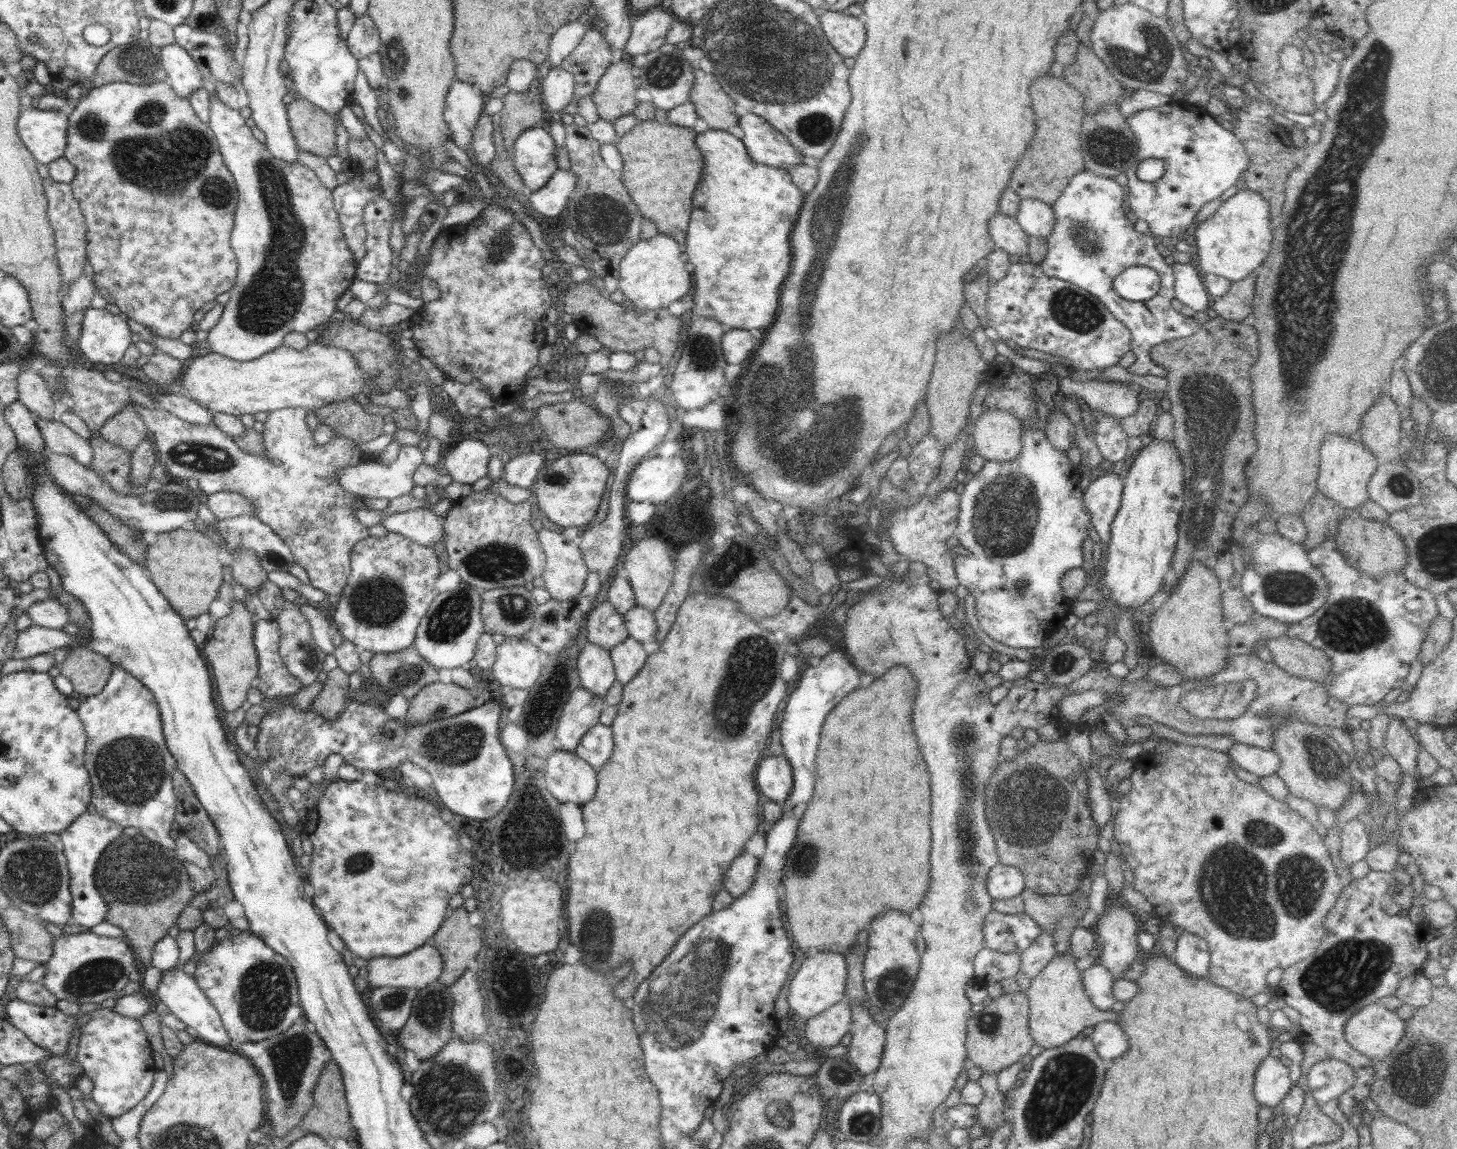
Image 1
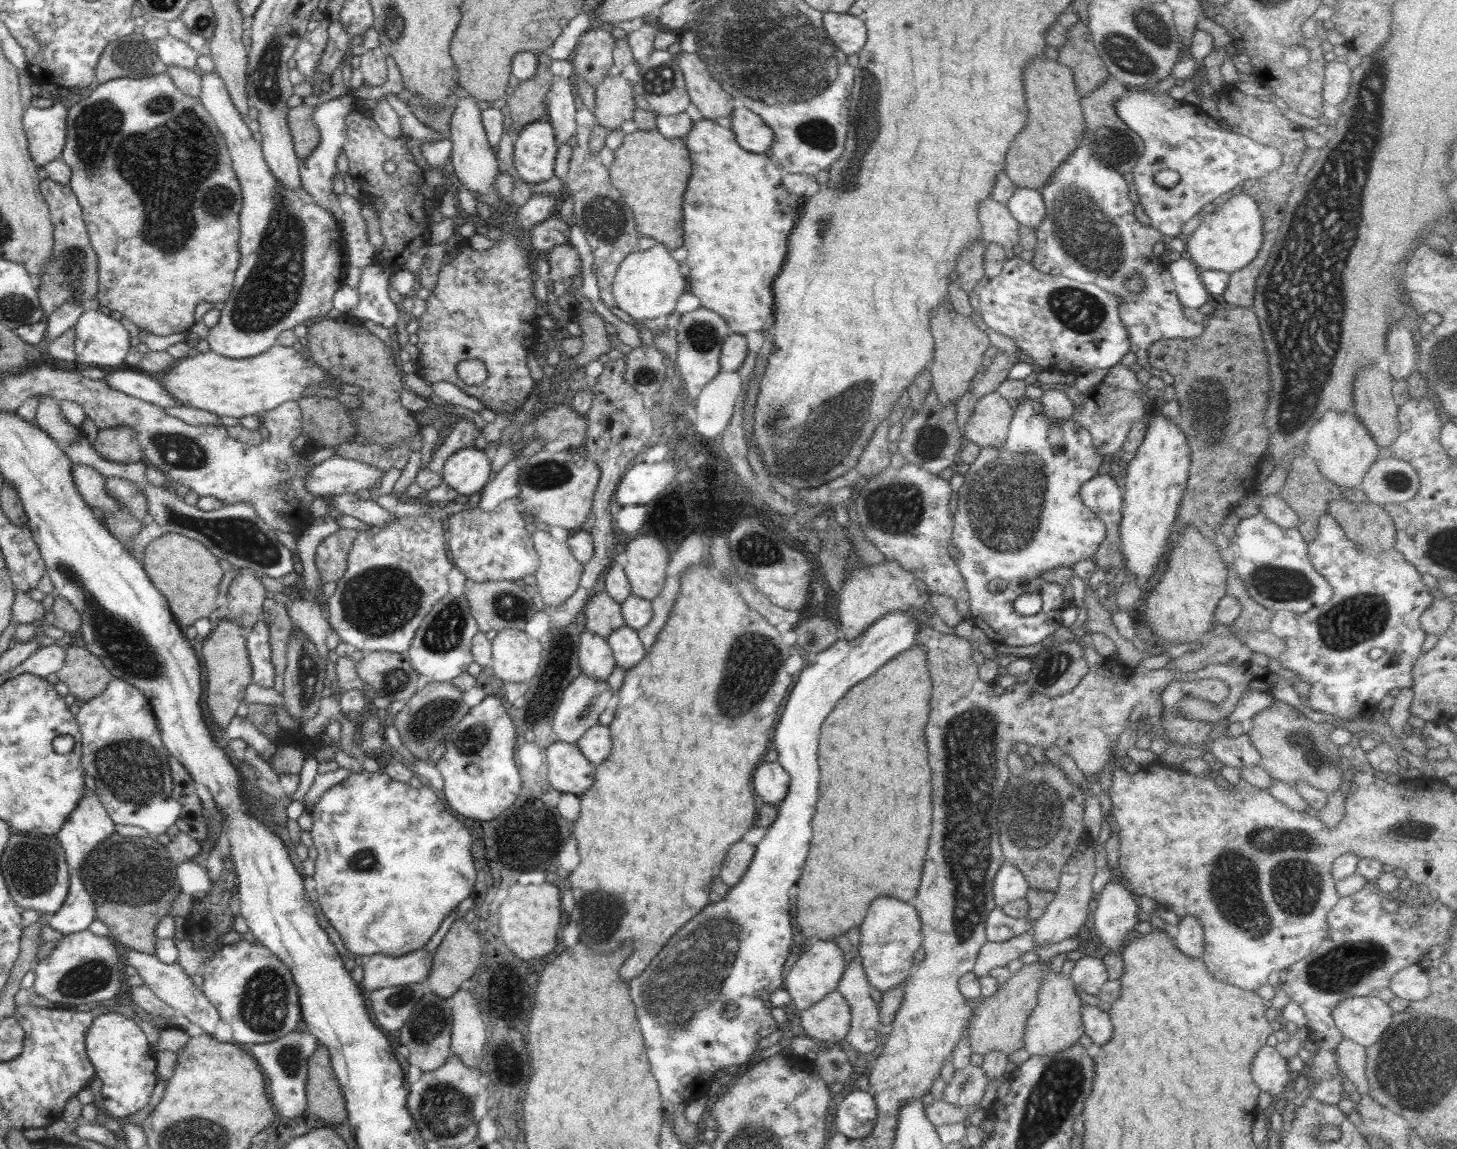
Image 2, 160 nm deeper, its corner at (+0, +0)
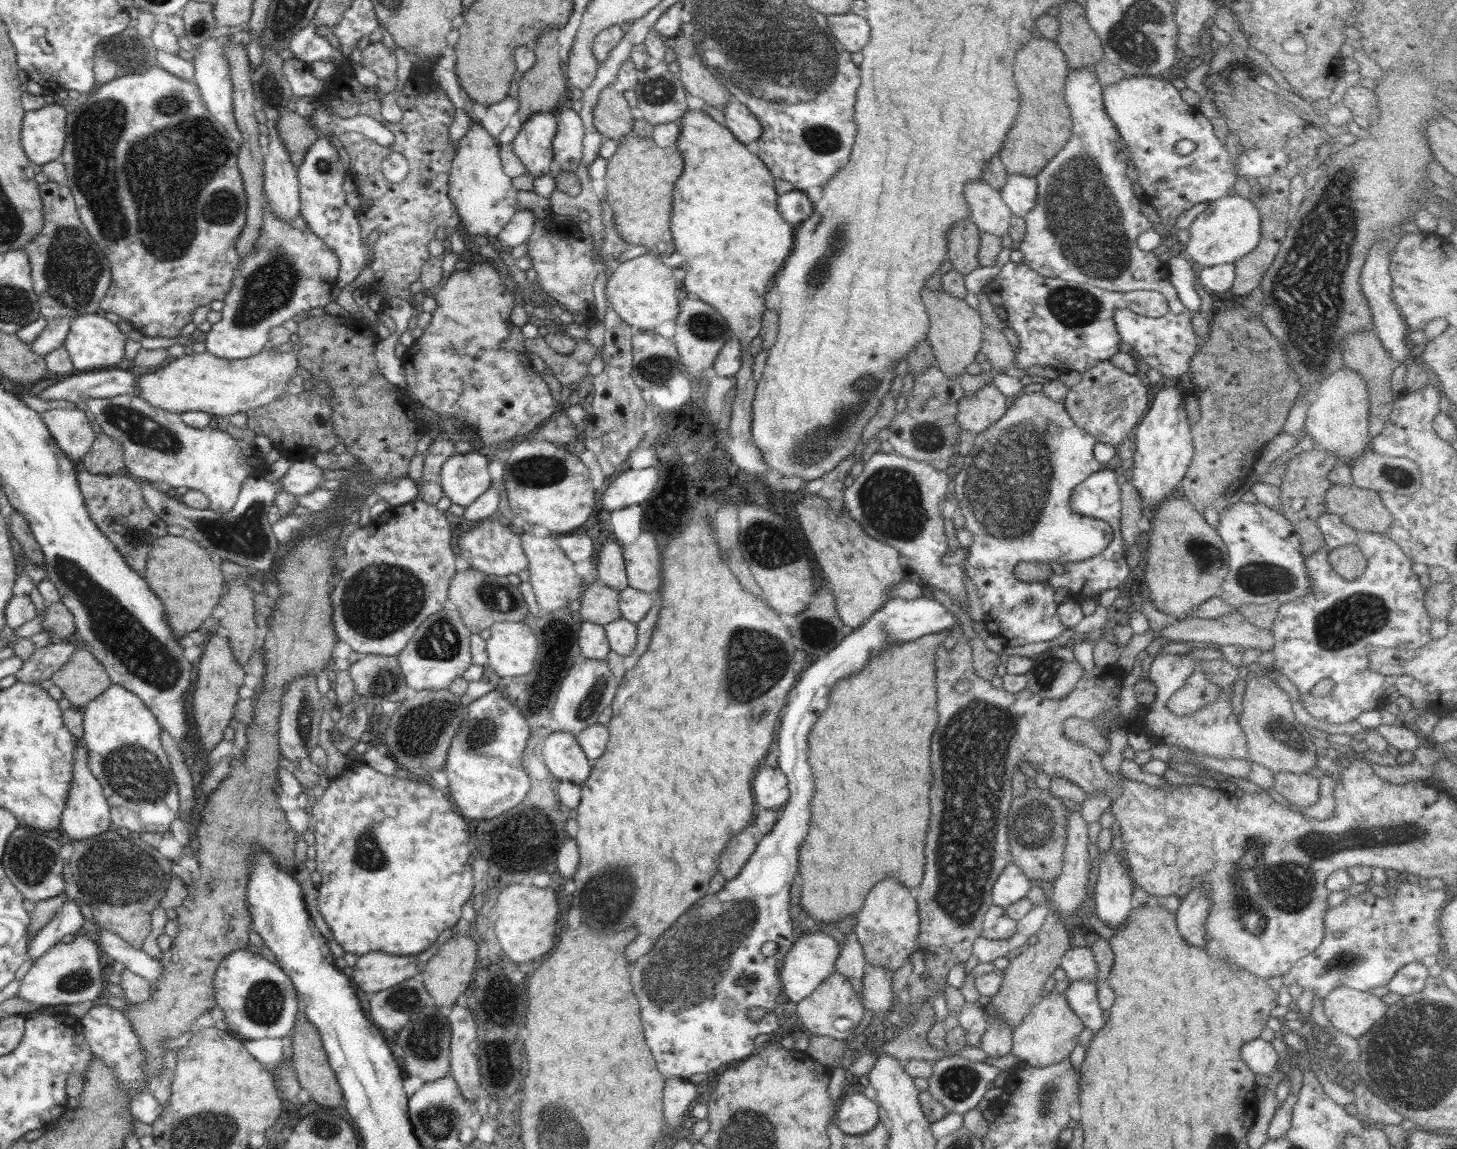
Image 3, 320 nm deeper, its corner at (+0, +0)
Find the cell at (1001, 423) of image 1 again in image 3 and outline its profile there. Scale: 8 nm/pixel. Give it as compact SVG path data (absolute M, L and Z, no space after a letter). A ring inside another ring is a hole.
M984 384L972 396L962 396L958 401L956 419L961 430L975 436L986 432L996 424L1009 407L1009 399L1000 393L993 384Z

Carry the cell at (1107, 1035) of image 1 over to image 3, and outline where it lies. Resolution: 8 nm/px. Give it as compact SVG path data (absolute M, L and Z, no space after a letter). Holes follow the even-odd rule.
M1074 980L1063 993L1082 1024L1094 1033L1104 1026L1107 1014L1099 1005L1098 986L1097 980Z

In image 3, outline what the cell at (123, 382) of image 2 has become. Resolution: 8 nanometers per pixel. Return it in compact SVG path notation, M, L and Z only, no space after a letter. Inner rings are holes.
M122 366L112 370L77 372L44 388L38 398L46 401L78 403L94 398L110 399L117 395L138 394L137 372L124 370Z

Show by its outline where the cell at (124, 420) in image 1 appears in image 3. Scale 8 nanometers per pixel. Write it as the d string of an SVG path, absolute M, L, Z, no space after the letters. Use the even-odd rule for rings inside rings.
M103 433L97 434L90 450L78 462L92 474L114 475L125 471L122 445Z

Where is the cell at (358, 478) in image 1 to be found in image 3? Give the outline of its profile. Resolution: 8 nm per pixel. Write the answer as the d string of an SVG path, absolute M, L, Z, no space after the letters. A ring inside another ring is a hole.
M312 459L296 461L279 481L283 484L283 490L294 497L304 496L317 489L318 484L325 480L322 477L324 471L325 469L314 464Z

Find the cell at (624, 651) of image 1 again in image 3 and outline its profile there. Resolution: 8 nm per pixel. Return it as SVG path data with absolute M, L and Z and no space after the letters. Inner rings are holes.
M620 617L603 627L611 650L614 650L616 654L621 654L623 657L634 654L634 647L640 641L637 623Z

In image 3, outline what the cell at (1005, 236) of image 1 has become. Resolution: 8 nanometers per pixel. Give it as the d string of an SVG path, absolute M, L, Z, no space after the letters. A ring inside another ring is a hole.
M980 178L968 182L963 193L970 209L970 219L981 232L989 232L999 237L1007 234L1008 227L1011 223L1012 212L1002 200L999 190L992 188L992 186Z

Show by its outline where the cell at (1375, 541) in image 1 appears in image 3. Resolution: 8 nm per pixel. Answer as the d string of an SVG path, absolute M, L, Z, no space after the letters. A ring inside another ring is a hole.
M1335 484L1325 495L1328 513L1336 513L1359 531L1384 533L1391 528L1392 516L1379 494L1354 485Z

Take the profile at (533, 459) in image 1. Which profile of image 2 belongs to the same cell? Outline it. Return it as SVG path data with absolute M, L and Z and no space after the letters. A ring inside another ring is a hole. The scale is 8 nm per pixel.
M517 459L507 462L498 475L485 484L479 508L482 511L492 511L502 501L518 498L520 494L517 481L518 475L519 466L517 465Z

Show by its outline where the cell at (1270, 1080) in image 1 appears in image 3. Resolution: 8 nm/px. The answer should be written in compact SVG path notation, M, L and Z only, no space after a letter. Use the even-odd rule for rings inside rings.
M1258 1037L1256 1040L1244 1043L1240 1047L1240 1054L1262 1084L1269 1080L1270 1072L1277 1069L1278 1053L1273 1042Z

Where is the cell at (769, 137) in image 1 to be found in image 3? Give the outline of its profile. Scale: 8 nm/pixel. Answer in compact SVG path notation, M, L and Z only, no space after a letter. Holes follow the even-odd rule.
M734 99L722 109L726 126L742 144L746 145L760 138L761 124L747 106Z

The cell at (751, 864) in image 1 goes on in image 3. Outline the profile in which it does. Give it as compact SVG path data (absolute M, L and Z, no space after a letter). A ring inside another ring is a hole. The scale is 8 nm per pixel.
M743 830L738 836L734 836L720 854L719 874L722 874L727 882L736 878L756 851L756 846L757 840L754 840L748 831Z

